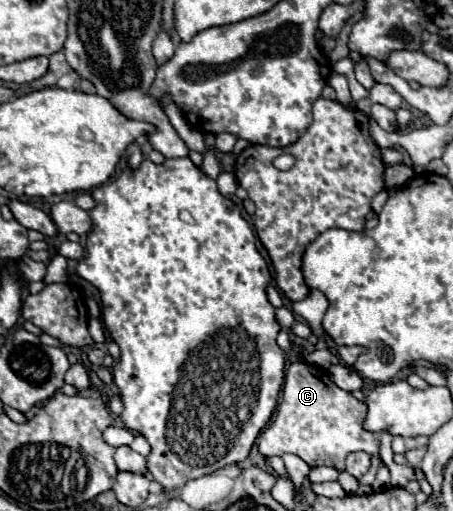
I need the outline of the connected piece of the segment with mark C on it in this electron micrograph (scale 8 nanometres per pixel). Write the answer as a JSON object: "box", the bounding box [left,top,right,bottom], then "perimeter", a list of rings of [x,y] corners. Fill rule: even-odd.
{"box":[259,361,381,471],"perimeter":[[[295,361],[287,369],[285,385],[283,385],[283,399],[277,407],[277,413],[275,413],[273,421],[261,433],[259,451],[265,457],[273,457],[273,455],[281,457],[283,453],[295,453],[311,467],[327,465],[327,467],[335,467],[337,471],[343,471],[345,469],[345,457],[349,453],[353,453],[353,451],[365,451],[371,455],[379,453],[381,443],[379,443],[377,435],[363,429],[365,415],[367,415],[367,405],[363,401],[357,401],[351,393],[339,389],[333,383],[333,379],[329,379],[329,371],[325,371],[317,365],[309,365],[305,361]]]}

